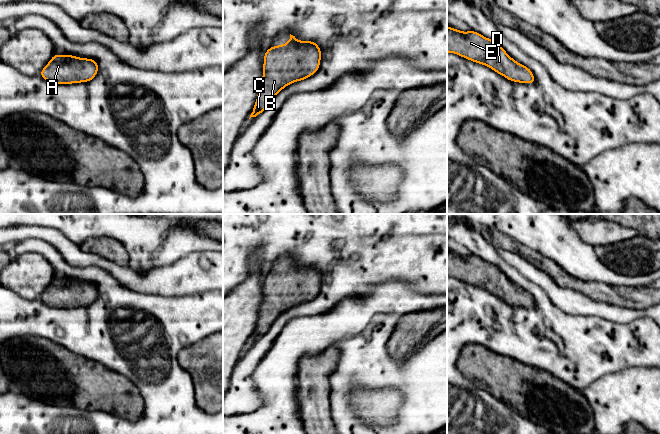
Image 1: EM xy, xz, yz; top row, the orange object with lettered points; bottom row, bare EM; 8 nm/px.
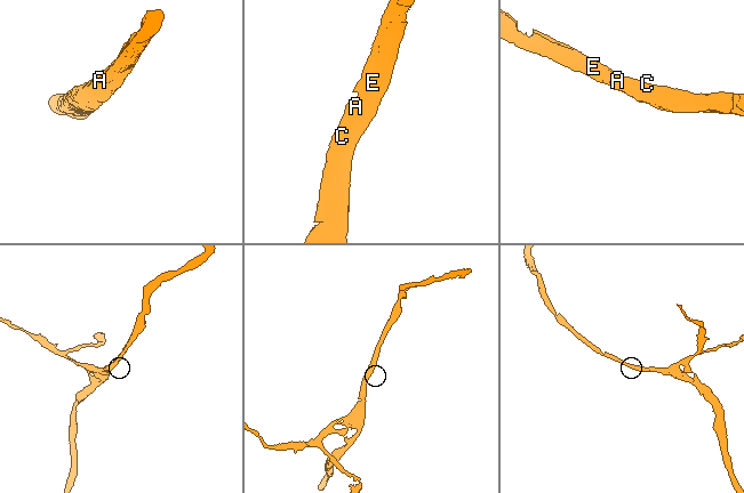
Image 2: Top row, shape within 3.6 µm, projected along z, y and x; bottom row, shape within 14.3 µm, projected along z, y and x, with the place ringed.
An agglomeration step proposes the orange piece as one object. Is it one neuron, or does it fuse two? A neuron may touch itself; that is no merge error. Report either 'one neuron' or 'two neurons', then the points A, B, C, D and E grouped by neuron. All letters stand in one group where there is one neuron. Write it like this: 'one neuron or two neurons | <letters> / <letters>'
one neuron | A B C D E

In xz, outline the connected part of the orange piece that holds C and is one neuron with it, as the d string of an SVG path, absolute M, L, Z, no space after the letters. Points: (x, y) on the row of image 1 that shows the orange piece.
M290 34L286 44L271 46L264 54L263 77L251 117L264 112L286 86L303 81L319 69L321 49L313 41L299 41Z

